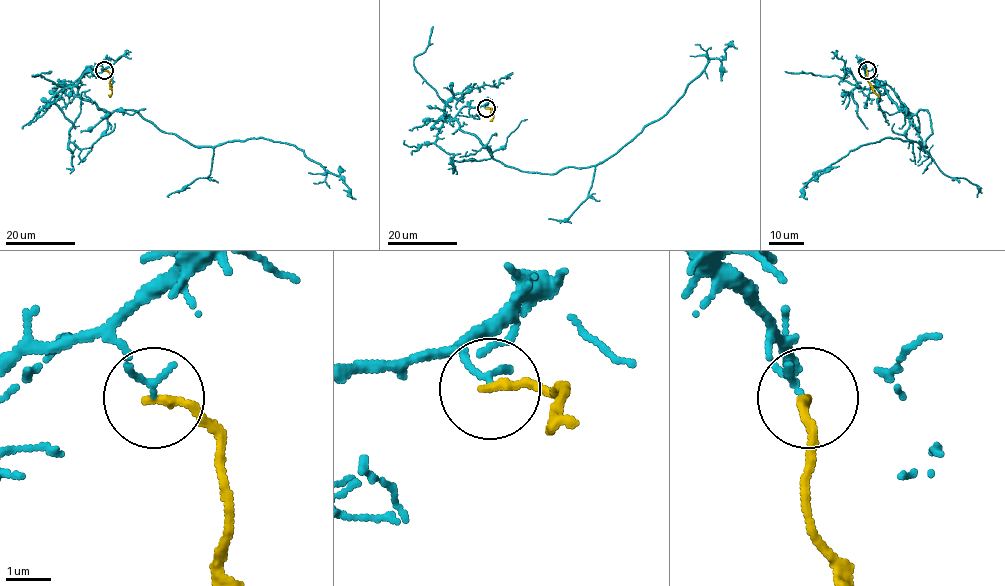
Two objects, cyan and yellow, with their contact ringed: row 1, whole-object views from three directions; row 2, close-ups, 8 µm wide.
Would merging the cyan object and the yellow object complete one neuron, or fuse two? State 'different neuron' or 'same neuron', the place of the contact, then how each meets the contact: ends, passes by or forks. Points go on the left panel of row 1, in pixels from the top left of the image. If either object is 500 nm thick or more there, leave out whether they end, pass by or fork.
different neuron | (104, 70) | cyan ends | yellow ends

